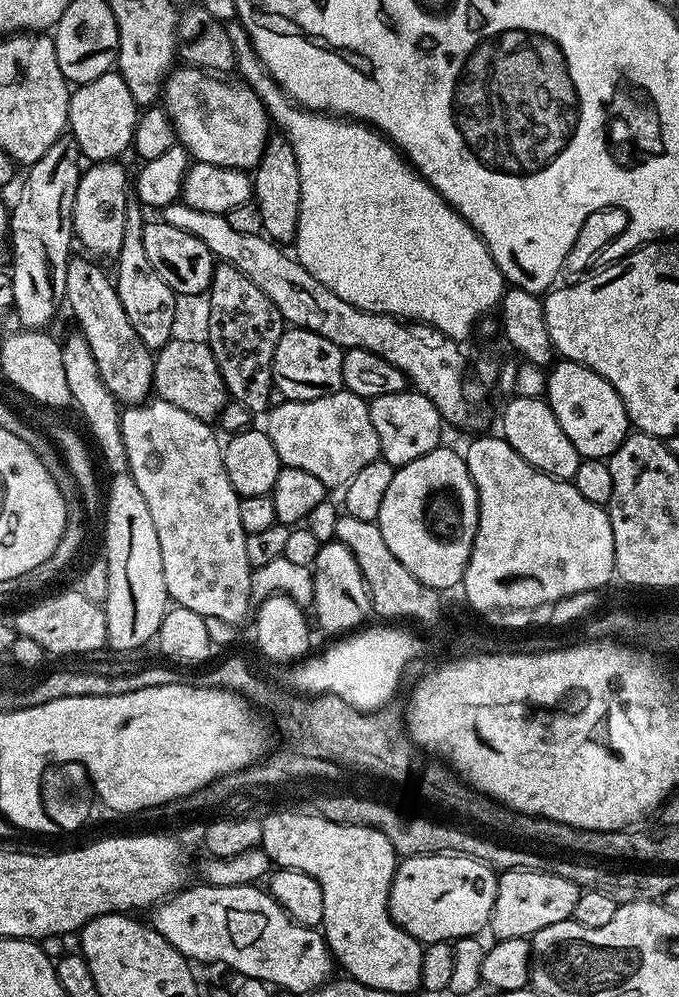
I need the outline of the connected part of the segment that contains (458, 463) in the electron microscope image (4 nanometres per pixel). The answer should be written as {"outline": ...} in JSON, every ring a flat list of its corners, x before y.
{"outline":[[441,446,397,468,382,498,378,523,390,554,418,582,437,590,457,587,464,579,478,530,478,490,463,455]]}

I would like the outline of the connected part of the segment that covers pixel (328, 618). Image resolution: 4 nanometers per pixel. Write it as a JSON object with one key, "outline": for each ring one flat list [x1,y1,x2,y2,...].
{"outline":[[339,542,321,543,320,553,314,565,313,598,311,607,316,608,316,620,328,632,348,634,359,629,372,612,372,599,368,597,368,587,358,570,354,554,345,544]]}

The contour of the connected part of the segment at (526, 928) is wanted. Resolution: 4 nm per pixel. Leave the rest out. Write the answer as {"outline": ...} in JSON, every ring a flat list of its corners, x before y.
{"outline":[[514,870,499,873,490,932,493,932,496,940,530,938,535,932,554,922,569,919,581,891,574,882,545,872]]}

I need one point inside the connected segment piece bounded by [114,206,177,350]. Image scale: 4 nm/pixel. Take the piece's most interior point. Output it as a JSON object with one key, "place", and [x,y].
{"place":[149,303]}

